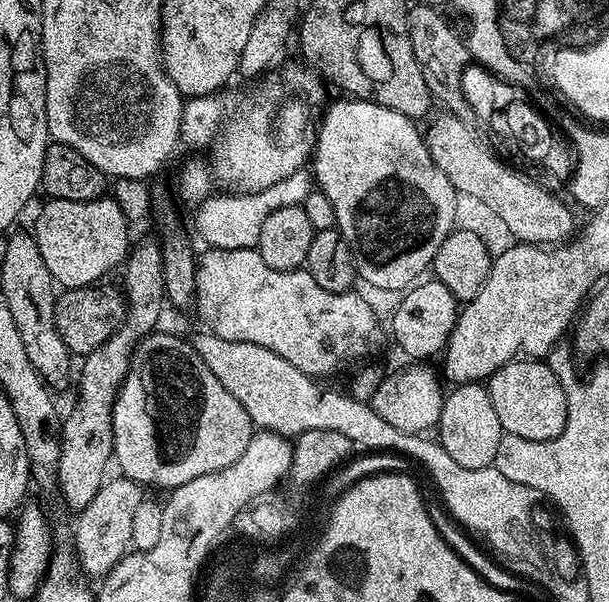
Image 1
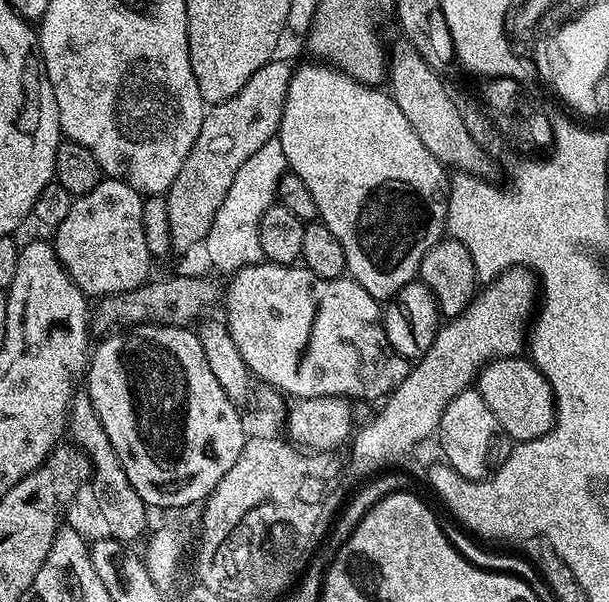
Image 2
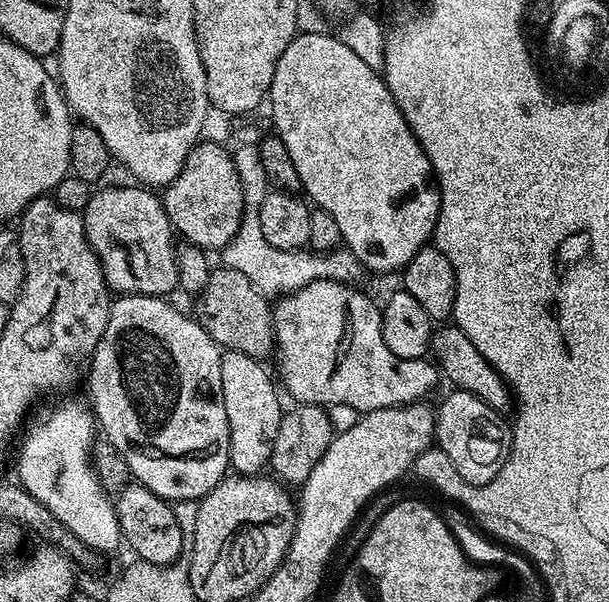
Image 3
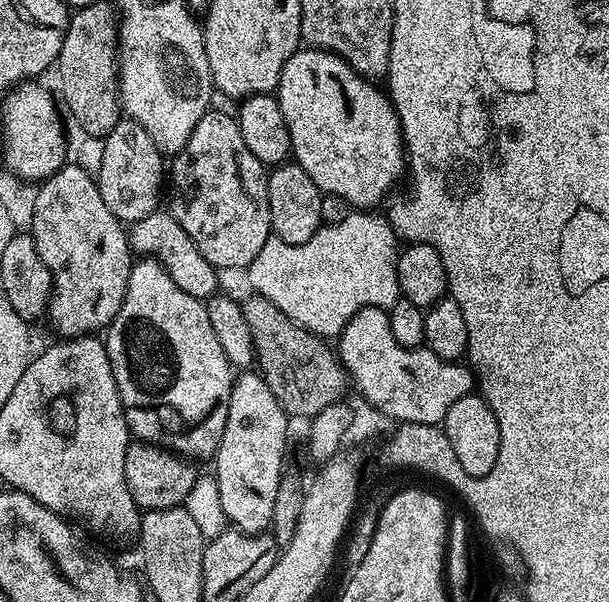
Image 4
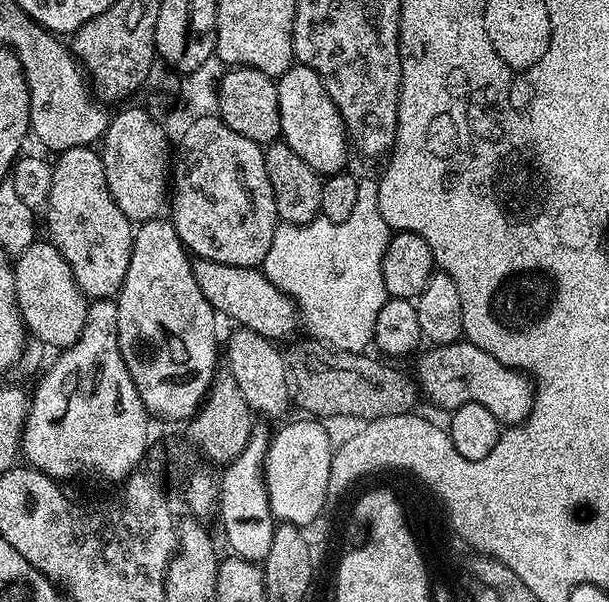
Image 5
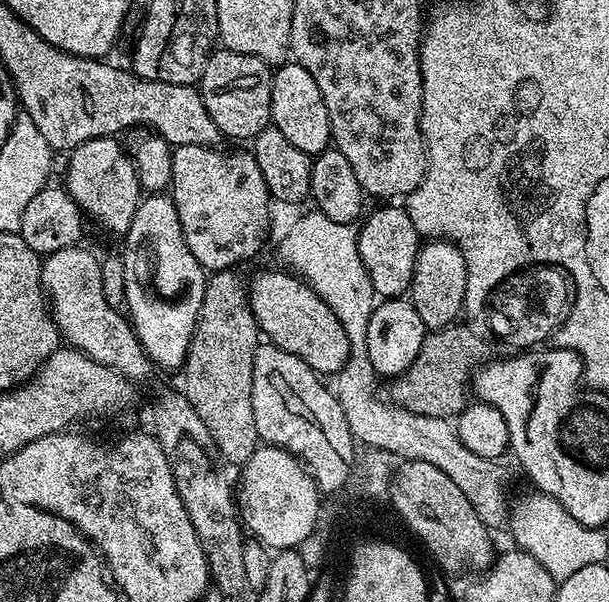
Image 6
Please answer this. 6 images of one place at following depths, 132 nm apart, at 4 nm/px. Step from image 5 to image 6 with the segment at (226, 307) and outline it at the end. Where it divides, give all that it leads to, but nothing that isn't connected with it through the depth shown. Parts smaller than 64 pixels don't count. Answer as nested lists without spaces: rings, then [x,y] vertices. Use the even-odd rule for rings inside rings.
[[[287,271],[260,272],[247,281],[248,305],[263,335],[276,347],[302,358],[318,374],[340,373],[351,354],[342,322],[299,276]]]

